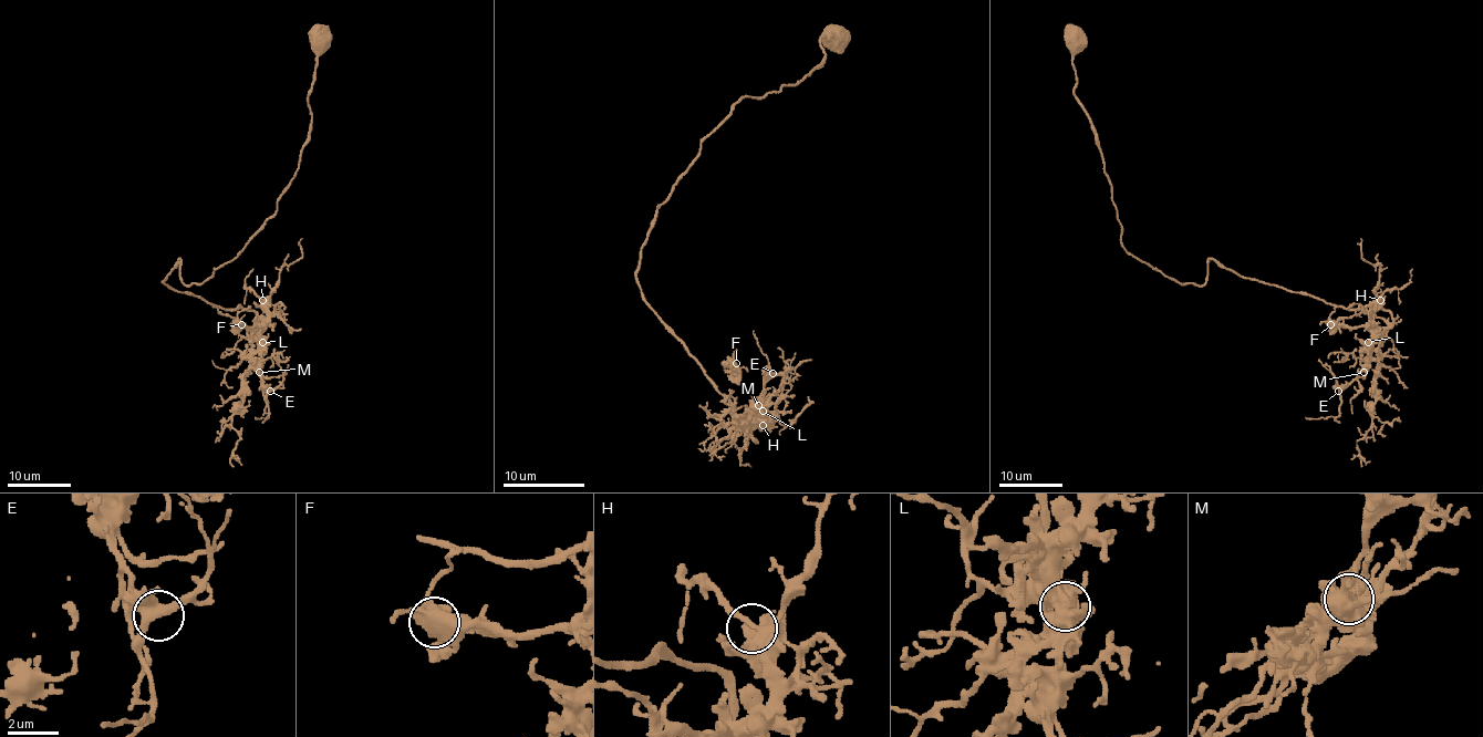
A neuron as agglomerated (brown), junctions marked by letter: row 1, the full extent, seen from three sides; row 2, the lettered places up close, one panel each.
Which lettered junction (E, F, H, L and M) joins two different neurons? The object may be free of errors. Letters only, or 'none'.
none

